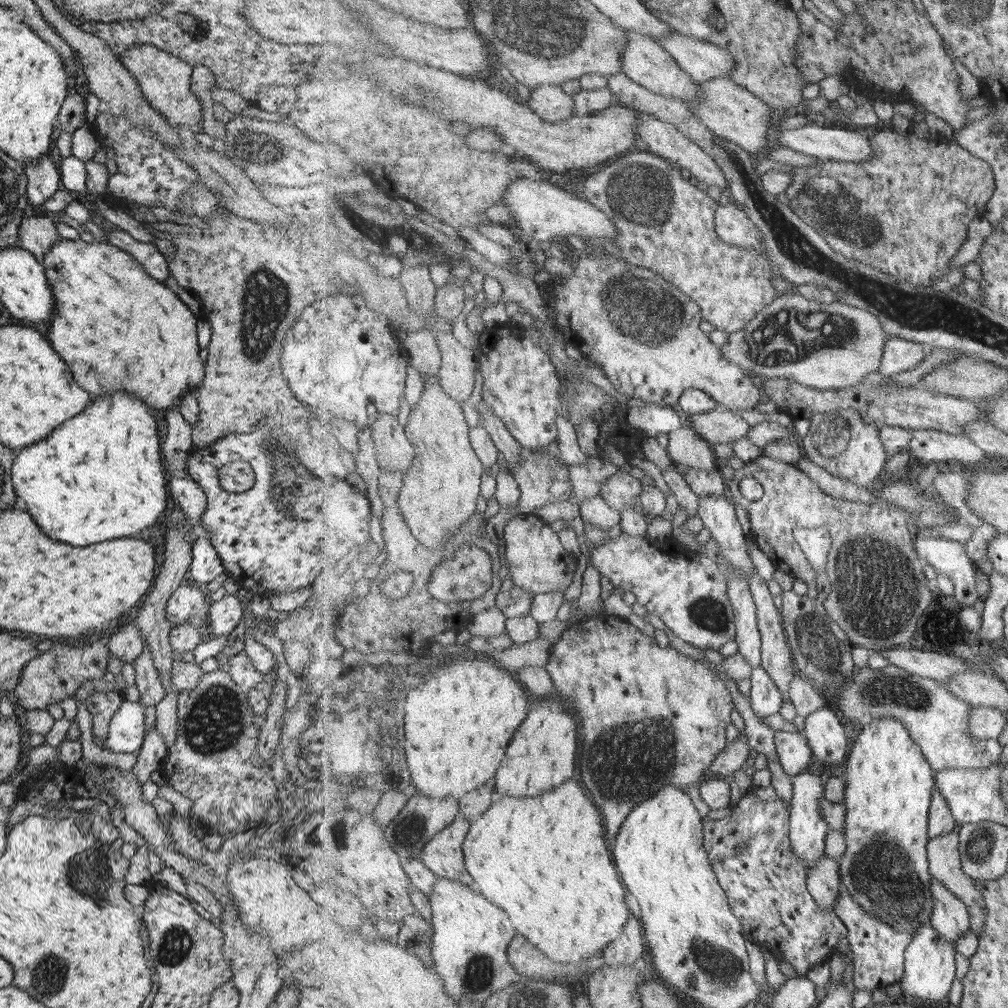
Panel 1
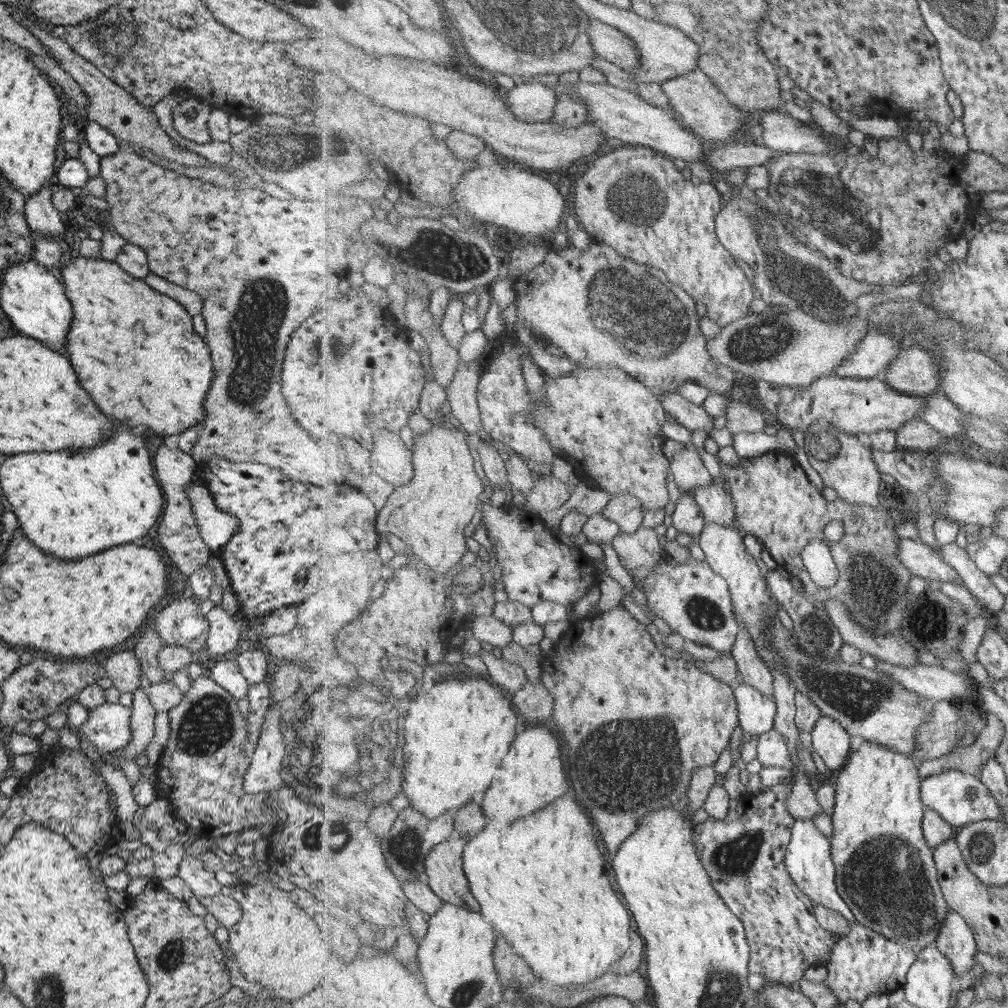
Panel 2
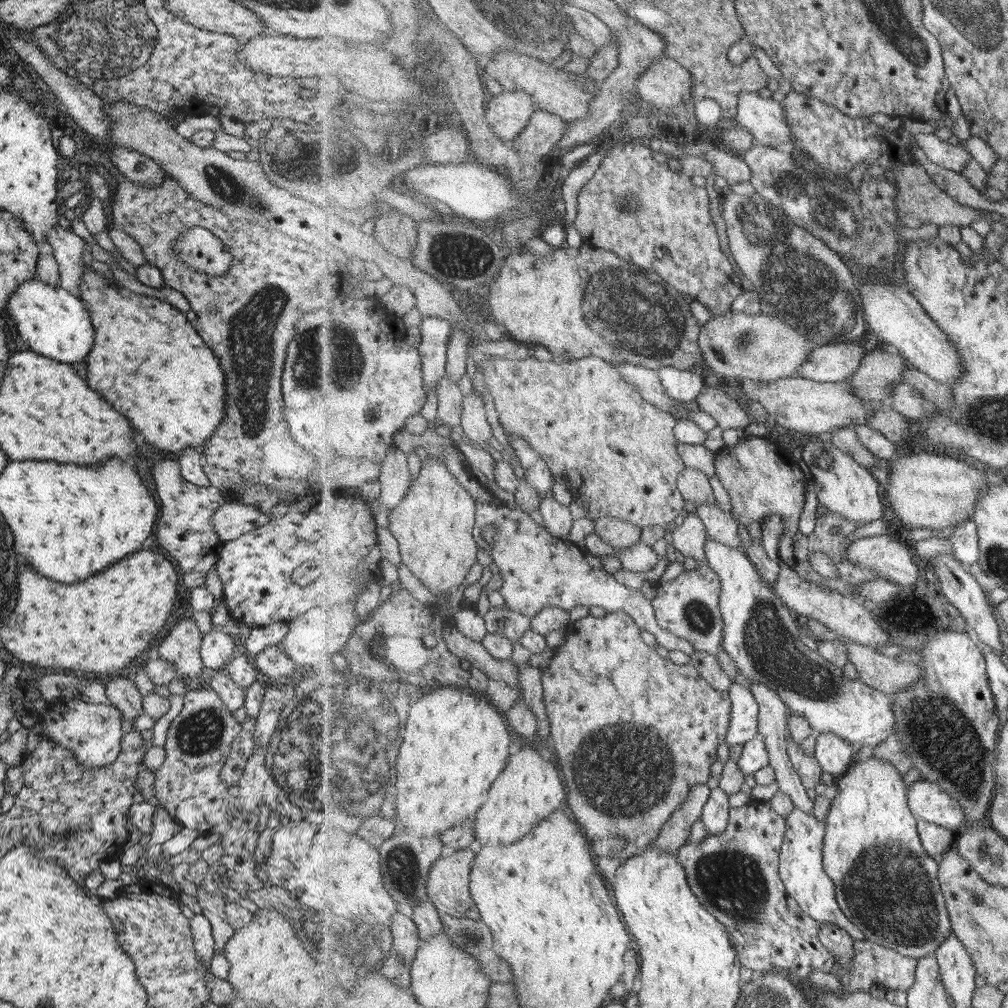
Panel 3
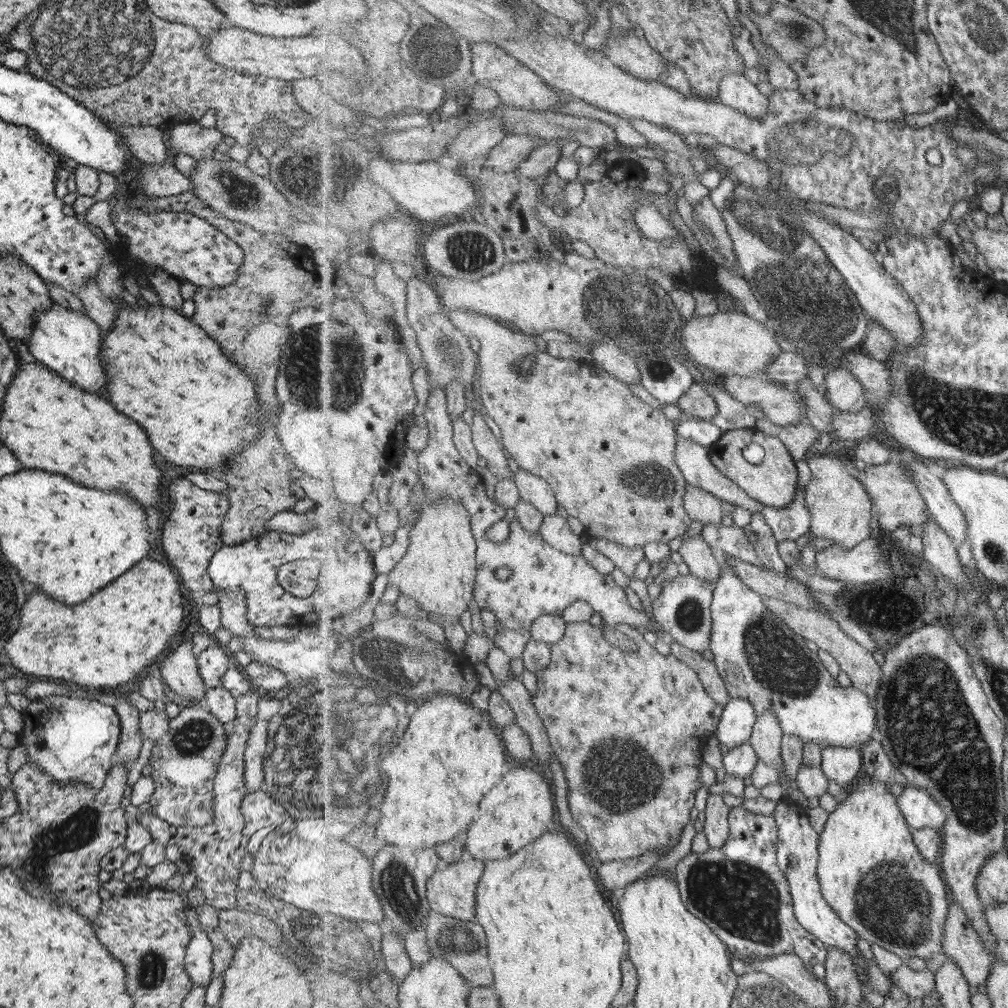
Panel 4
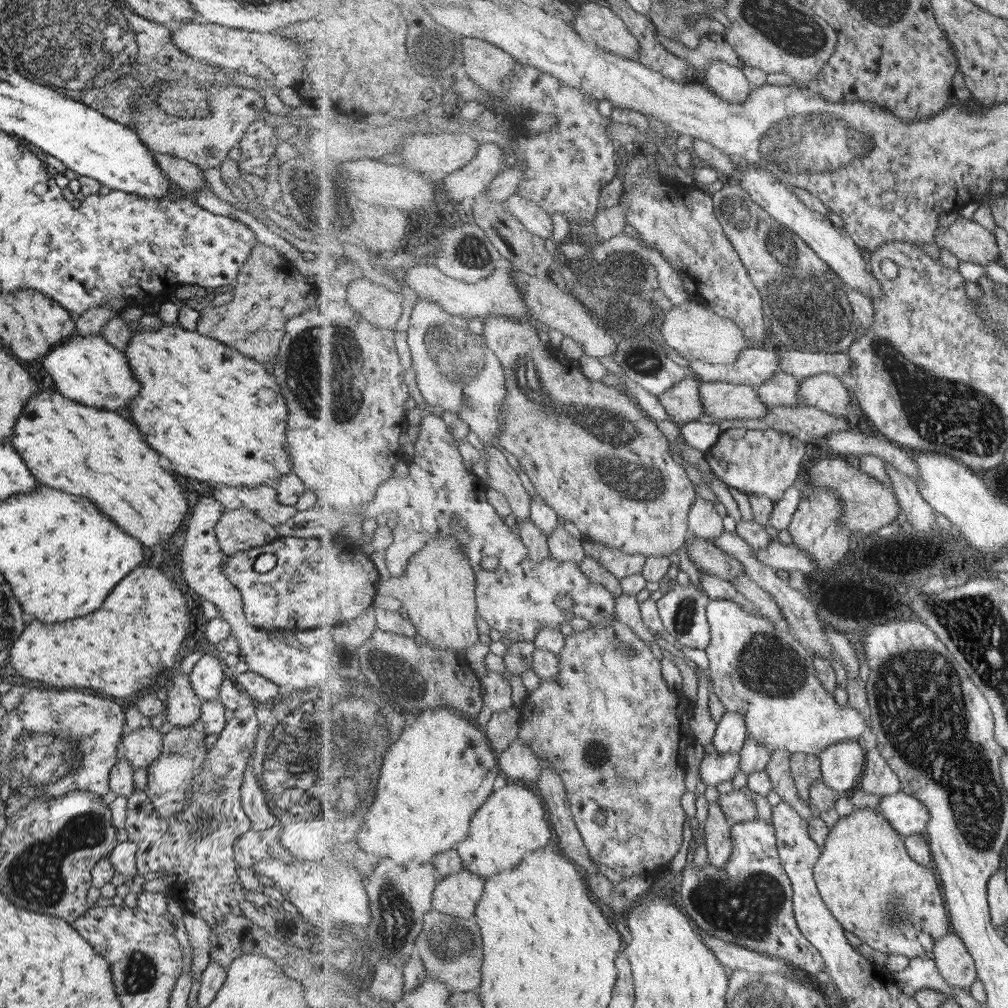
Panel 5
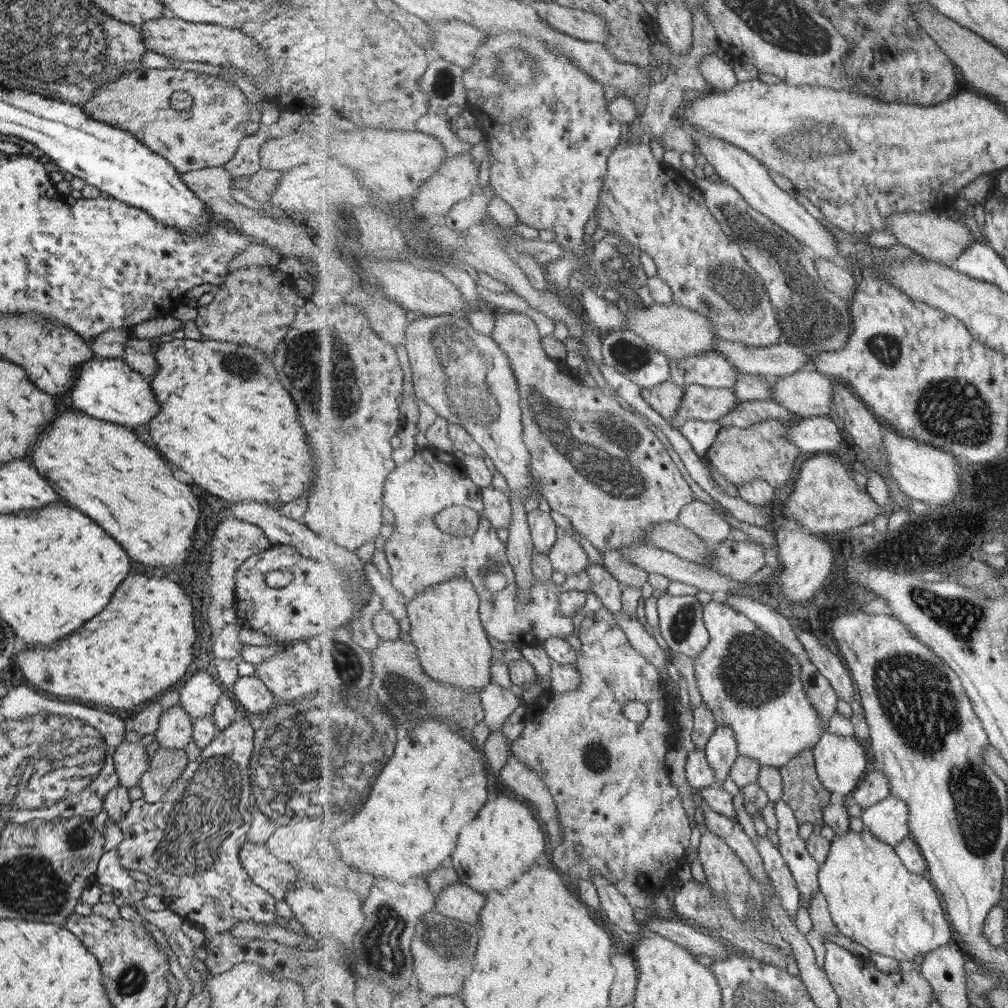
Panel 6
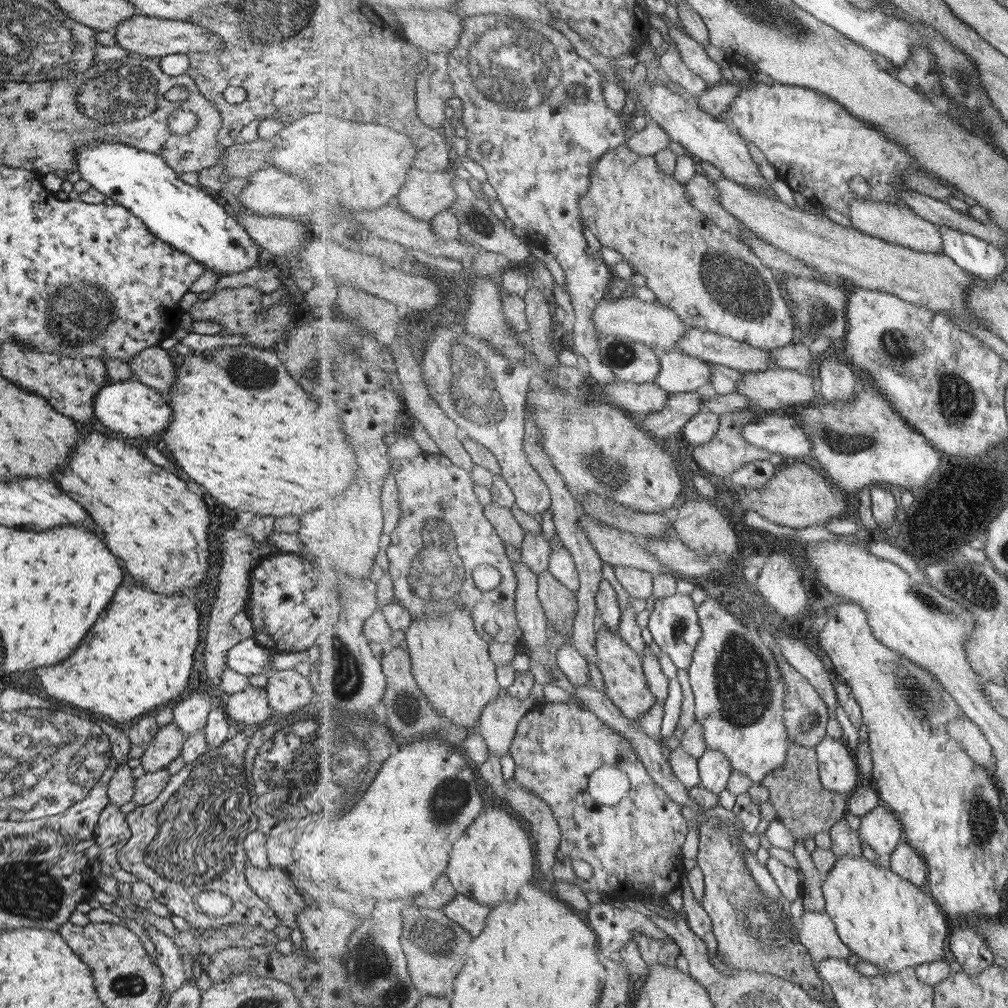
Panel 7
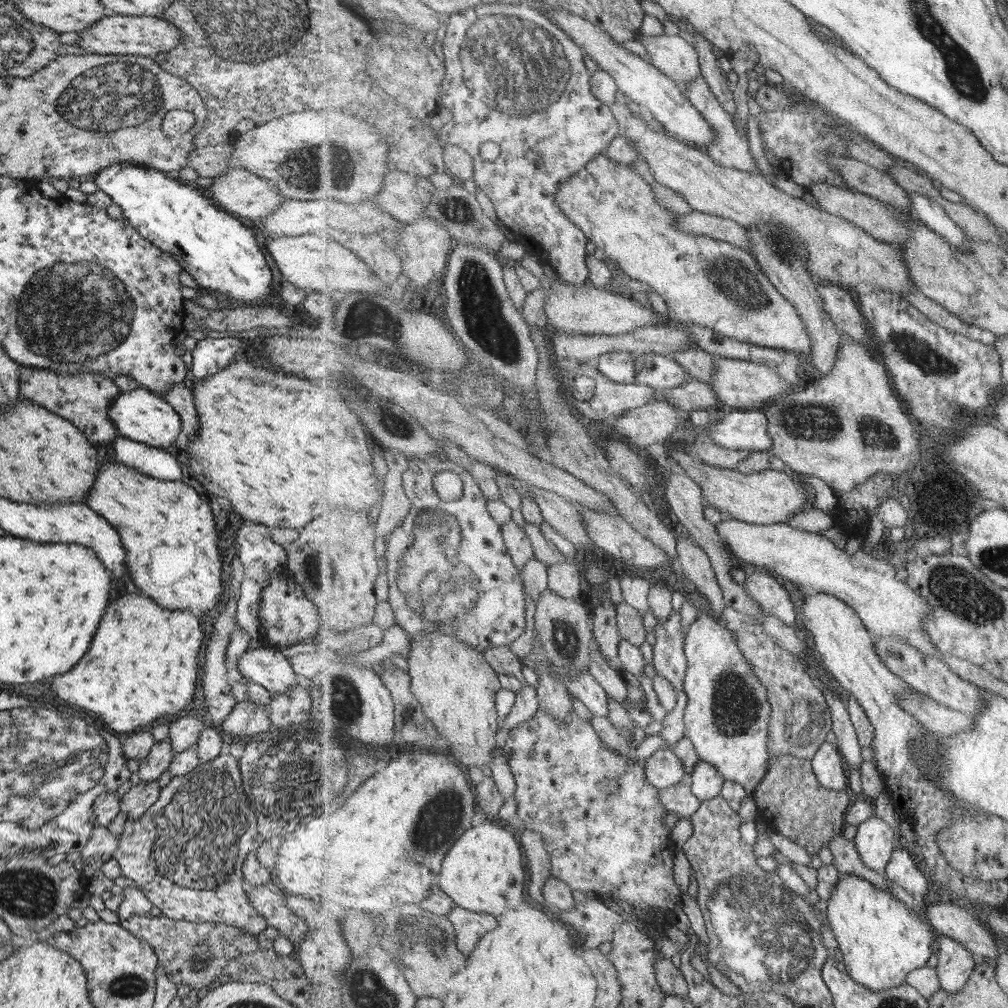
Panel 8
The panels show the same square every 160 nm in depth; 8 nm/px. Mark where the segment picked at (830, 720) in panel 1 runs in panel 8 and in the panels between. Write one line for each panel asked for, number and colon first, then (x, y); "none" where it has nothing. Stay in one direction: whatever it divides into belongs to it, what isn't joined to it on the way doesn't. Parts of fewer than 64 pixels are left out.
2: (832, 741)
3: (835, 754)
4: (841, 764)
5: (842, 764)
6: (840, 760)
7: (839, 772)
8: (829, 764)

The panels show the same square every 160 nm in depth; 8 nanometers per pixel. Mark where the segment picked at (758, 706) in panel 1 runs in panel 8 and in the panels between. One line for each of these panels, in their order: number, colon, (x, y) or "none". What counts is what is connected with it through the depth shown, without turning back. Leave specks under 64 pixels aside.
2: (758, 711)
3: (744, 725)
4: (737, 725)
5: (731, 735)
6: (722, 751)
7: (715, 768)
8: (706, 780)

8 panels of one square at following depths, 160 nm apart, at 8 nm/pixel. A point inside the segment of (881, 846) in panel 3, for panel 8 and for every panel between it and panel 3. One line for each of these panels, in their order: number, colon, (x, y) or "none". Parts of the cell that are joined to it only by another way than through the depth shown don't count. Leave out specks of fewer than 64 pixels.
4: (873, 874)
5: (873, 886)
6: (874, 898)
7: (884, 918)
8: (882, 941)

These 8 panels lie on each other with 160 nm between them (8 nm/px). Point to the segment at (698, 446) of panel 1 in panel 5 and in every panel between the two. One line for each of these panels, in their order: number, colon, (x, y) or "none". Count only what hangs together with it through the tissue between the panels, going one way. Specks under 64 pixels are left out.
2: (689, 472)
3: (694, 485)
4: (706, 508)
5: (704, 521)

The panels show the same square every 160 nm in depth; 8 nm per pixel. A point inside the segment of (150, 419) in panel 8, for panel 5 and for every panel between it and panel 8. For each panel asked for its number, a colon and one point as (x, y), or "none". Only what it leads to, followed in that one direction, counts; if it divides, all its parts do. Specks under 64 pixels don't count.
5: (87, 369)
6: (107, 389)
7: (128, 408)

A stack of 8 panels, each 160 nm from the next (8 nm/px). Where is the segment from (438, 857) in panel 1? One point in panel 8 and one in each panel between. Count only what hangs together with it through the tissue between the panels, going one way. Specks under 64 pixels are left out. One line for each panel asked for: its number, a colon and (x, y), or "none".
2: (445, 864)
3: (449, 881)
4: (452, 891)
5: (458, 895)
6: (459, 901)
7: (472, 915)
8: (469, 926)

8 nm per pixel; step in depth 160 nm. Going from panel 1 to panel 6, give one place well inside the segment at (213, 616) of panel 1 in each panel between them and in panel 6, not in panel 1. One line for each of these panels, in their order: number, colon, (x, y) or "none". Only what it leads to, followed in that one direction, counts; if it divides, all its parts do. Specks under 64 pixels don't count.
2: (223, 632)
3: (216, 646)
4: (212, 662)
5: (205, 677)
6: (198, 694)

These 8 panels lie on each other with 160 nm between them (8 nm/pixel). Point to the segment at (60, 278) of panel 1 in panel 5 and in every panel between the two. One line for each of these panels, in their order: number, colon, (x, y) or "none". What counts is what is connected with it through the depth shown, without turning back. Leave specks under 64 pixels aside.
2: (134, 349)
3: (149, 363)
4: (163, 371)
5: (214, 415)

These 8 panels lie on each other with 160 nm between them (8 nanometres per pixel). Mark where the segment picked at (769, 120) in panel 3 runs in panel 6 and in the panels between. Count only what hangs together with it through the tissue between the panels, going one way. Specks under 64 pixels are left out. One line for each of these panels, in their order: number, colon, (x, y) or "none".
4: (736, 91)
5: (728, 82)
6: (719, 75)

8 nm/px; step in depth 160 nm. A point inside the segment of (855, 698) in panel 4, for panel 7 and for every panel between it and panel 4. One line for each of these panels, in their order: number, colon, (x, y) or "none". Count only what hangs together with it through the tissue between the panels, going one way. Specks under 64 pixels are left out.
5: (759, 669)
6: (753, 684)
7: (740, 691)

